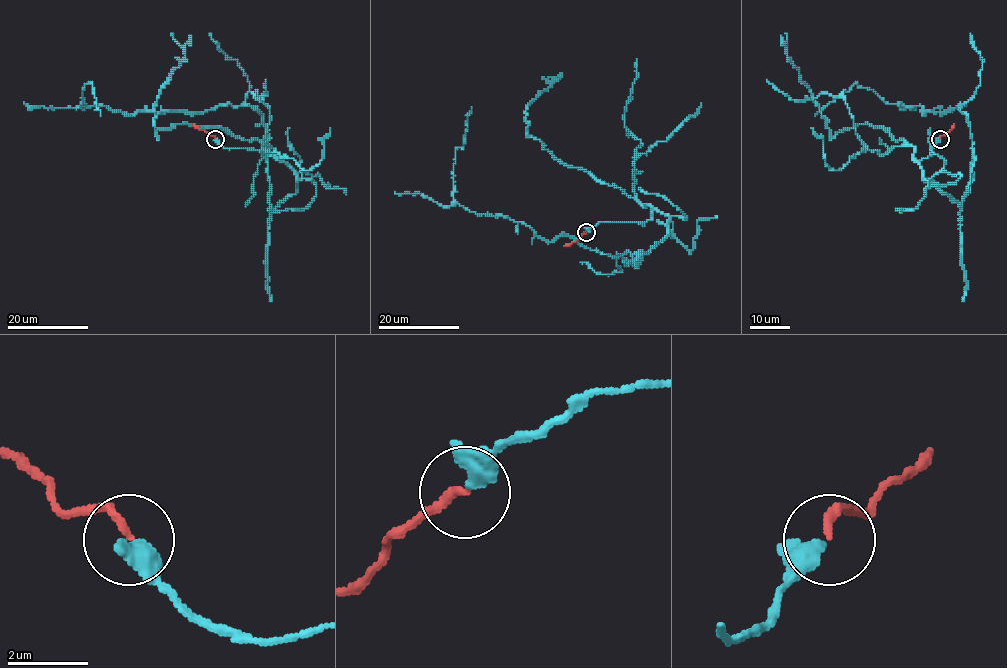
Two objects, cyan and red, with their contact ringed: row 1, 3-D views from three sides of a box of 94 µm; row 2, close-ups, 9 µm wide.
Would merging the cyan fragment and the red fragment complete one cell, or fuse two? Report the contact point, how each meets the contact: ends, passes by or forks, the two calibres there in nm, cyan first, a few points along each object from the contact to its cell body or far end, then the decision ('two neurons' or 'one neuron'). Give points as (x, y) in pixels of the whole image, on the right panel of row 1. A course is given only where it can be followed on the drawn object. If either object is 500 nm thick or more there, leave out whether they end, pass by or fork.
(940, 139) | cyan passes by | red ends | 360/200 nm | cyan via (940, 139), (916, 160), (960, 208), (973, 162), (964, 104), (923, 115), (856, 82), (815, 115) | red via (940, 138), (954, 123) | one neuron

